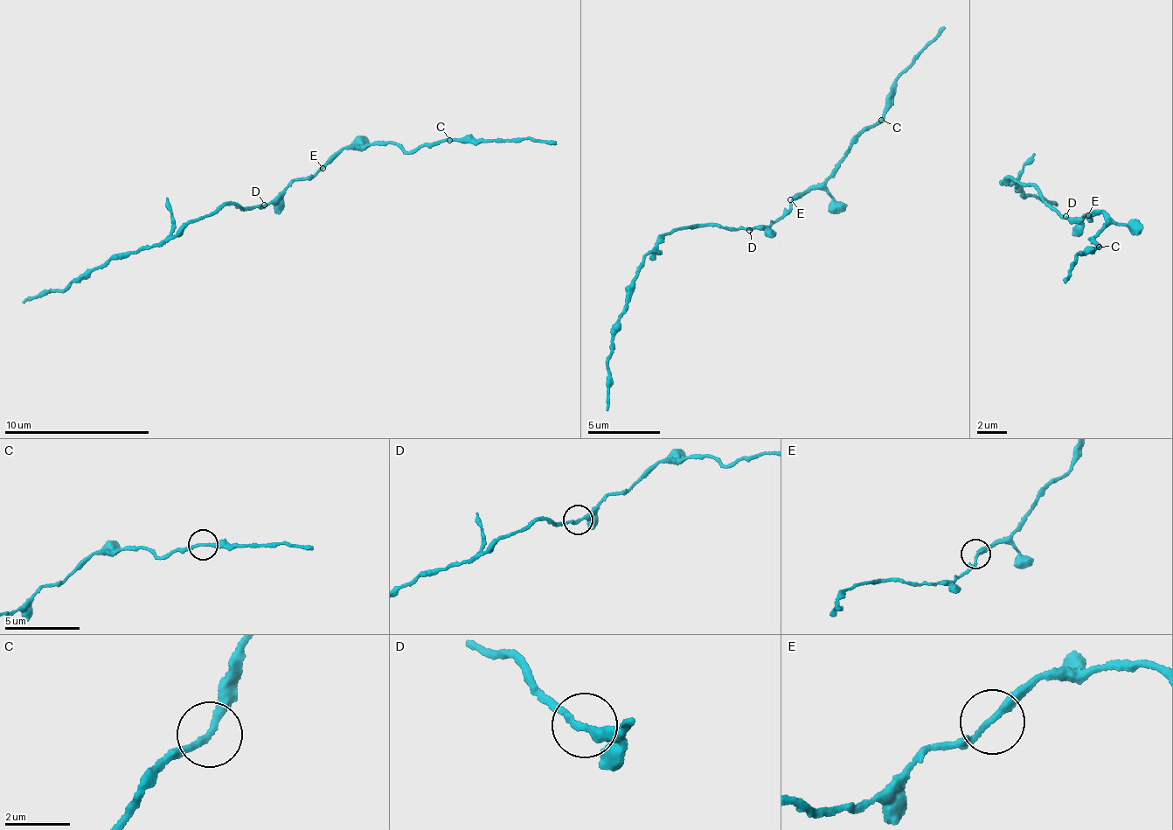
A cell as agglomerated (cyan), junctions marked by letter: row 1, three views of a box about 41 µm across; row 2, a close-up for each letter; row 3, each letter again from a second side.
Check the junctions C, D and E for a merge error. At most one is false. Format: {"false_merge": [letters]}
{"false_merge": []}

